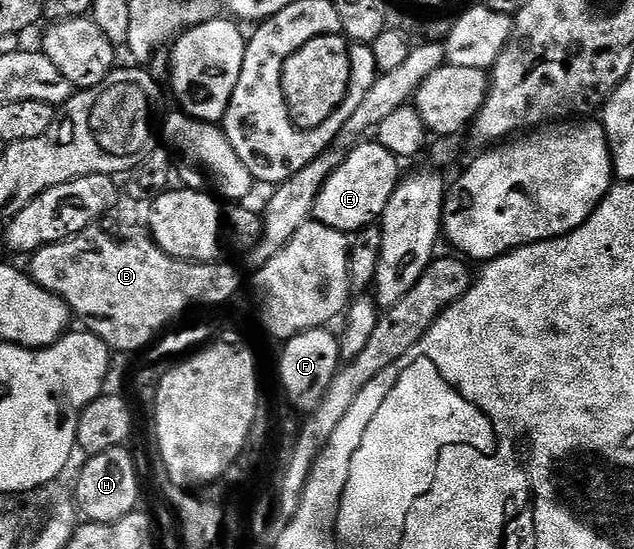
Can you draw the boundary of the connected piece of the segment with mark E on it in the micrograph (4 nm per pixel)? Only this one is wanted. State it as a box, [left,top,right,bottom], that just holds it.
[313,140,403,232]

